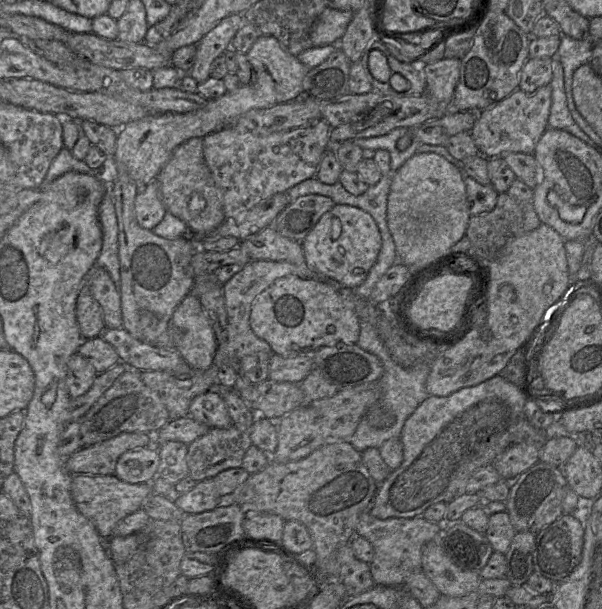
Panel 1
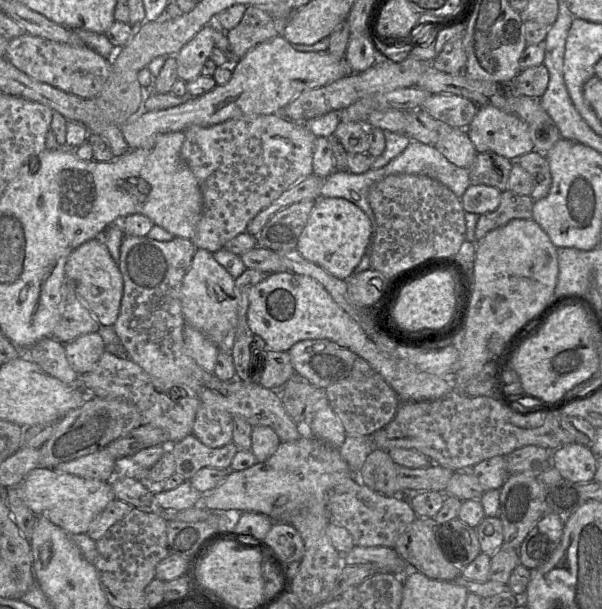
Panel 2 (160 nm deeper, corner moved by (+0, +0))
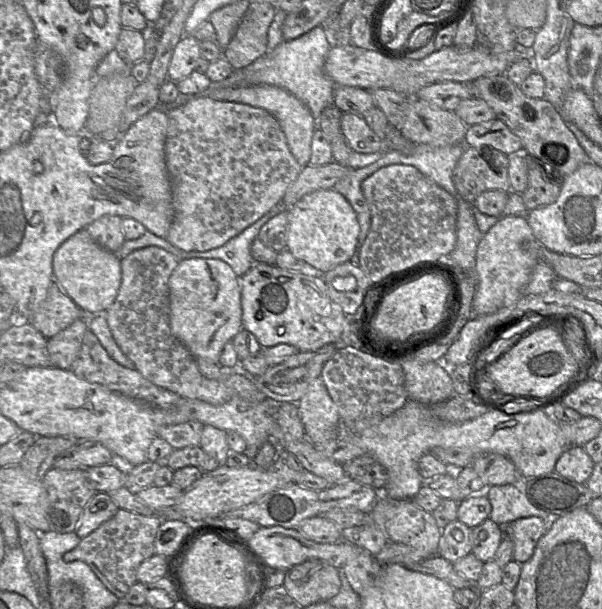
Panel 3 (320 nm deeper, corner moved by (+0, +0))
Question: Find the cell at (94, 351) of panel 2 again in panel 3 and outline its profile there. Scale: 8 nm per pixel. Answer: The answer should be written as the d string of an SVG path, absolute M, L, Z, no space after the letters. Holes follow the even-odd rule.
M78 319L70 326L47 339L47 351L52 367L69 370L76 359L83 336L88 329L88 321Z

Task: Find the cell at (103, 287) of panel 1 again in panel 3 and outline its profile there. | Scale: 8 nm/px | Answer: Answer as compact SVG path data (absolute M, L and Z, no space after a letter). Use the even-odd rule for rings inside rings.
M85 230L65 240L53 255L53 275L68 297L84 313L105 314L113 304L121 285L120 259L101 247Z

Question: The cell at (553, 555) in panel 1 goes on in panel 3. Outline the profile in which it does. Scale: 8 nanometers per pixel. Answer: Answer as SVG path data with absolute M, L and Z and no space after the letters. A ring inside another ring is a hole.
M532 516L517 519L504 528L514 544L513 560L523 564L531 558L538 540L545 534L550 522Z

